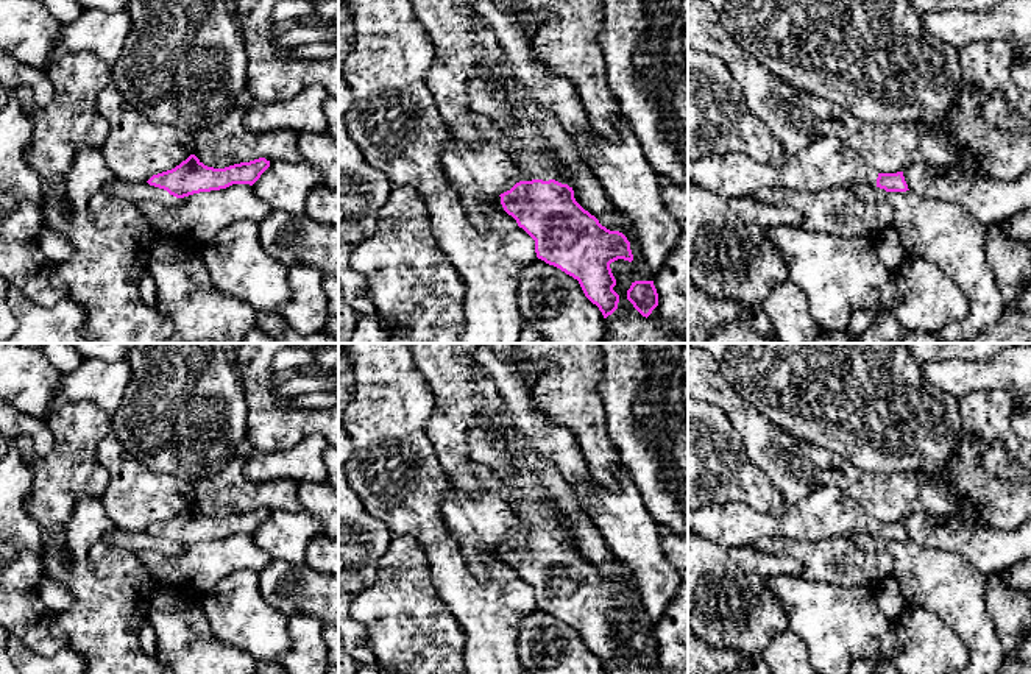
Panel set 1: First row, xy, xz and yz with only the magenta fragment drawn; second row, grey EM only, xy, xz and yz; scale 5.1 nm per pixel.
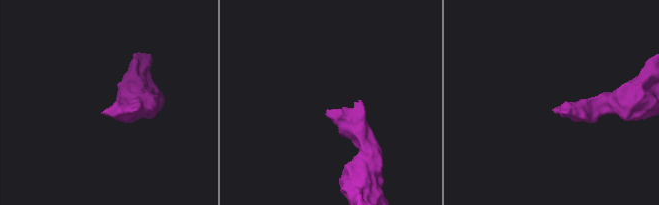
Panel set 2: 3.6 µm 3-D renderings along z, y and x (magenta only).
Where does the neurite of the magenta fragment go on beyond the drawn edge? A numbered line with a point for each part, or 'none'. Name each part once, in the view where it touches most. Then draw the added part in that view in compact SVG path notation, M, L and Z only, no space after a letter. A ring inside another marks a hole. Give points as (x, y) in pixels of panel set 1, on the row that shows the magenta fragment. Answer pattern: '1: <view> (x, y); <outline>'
1: xz (532, 166); M519 150L510 158L519 170L521 181L554 179L558 167L552 156L537 153L532 150Z

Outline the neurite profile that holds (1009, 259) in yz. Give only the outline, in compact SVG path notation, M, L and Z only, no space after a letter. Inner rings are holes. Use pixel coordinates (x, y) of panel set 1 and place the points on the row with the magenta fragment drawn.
M1003 222L987 226L986 257L1006 303L1031 281L1031 242L1012 240Z

